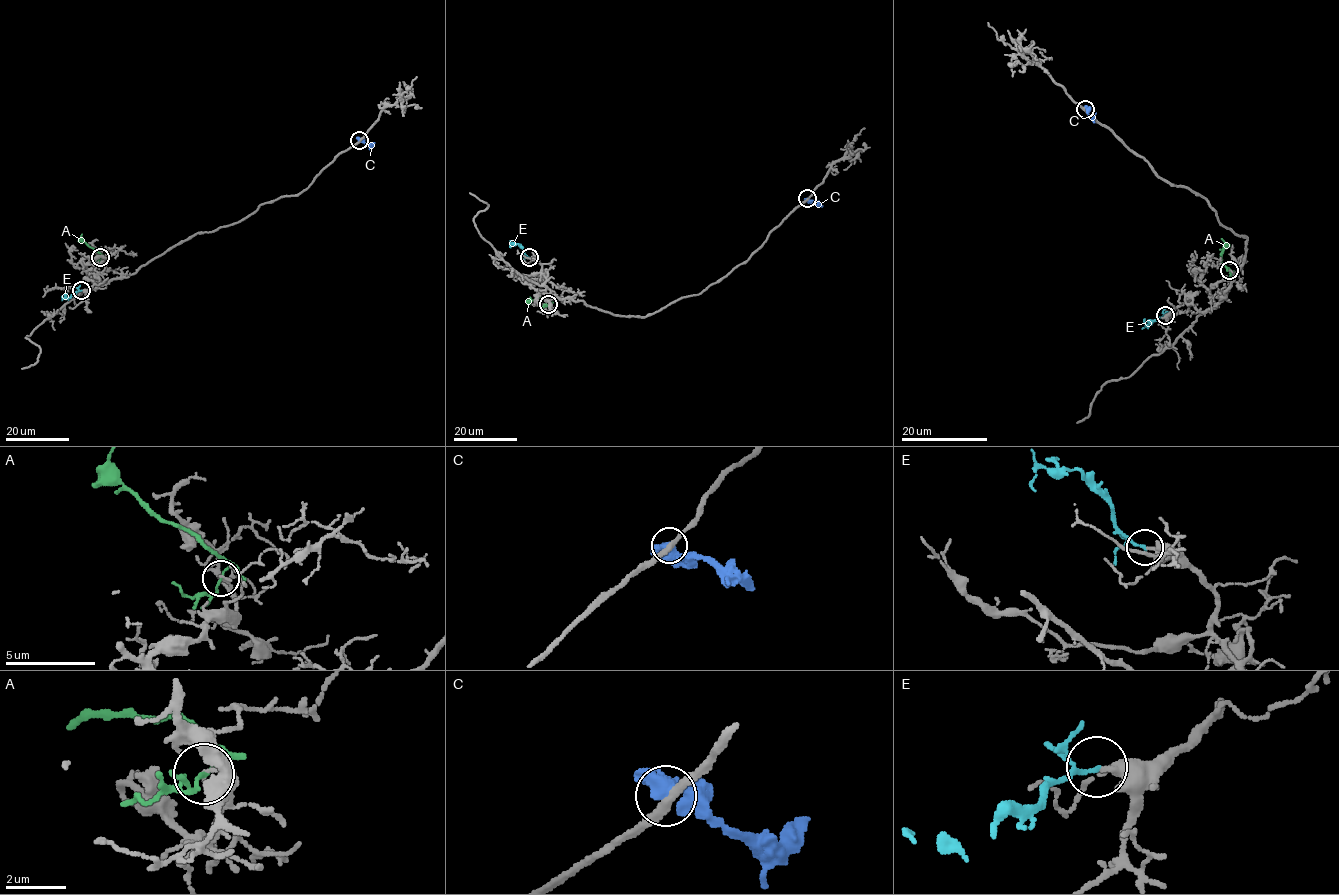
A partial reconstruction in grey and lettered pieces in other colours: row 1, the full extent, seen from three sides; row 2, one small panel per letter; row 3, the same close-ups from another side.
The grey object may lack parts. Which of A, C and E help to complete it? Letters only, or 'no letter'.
E

